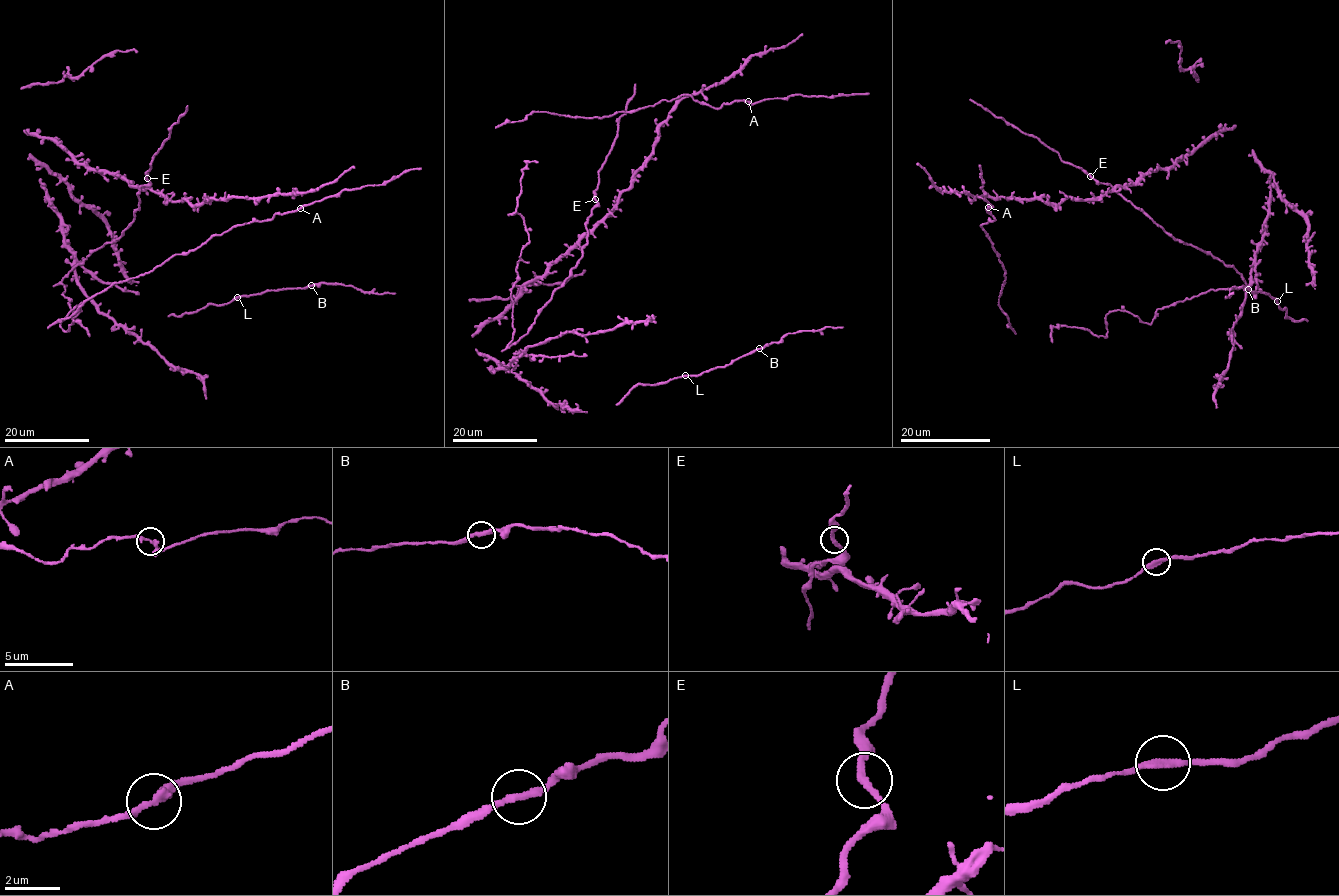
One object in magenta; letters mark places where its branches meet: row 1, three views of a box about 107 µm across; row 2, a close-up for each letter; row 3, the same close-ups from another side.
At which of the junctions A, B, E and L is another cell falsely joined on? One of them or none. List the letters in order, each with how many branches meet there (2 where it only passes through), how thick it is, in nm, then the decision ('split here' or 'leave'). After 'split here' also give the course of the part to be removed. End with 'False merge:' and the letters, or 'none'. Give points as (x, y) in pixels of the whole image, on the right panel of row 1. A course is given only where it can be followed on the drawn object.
A: 2 branches meet; 280 nm thick; leave
B: 2 branches meet; 260 nm thick; leave
E: 2 branches meet; 240 nm thick; leave
L: 2 branches meet; 280 nm thick; leave
False merge: none

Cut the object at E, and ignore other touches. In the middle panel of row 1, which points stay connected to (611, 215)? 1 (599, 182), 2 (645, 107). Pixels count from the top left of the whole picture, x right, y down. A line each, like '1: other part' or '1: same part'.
1: other part
2: same part

